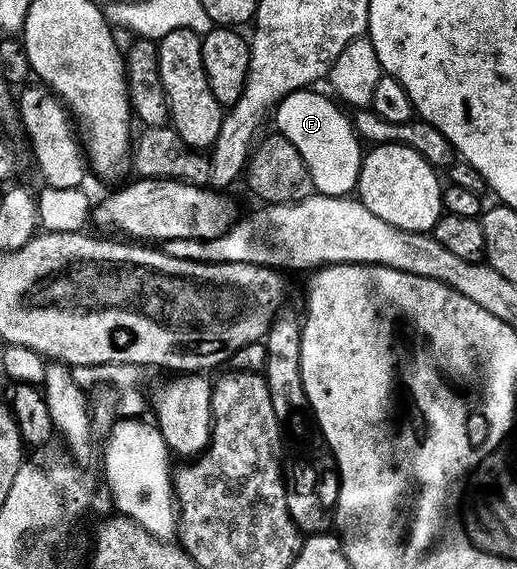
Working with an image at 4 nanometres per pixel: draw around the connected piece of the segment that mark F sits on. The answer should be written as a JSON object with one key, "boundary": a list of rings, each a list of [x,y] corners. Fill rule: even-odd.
{"boundary":[[[310,88],[294,90],[275,107],[272,120],[276,122],[277,133],[295,144],[300,156],[304,157],[315,191],[328,197],[347,197],[357,189],[362,171],[362,142],[351,117],[316,91]]]}

